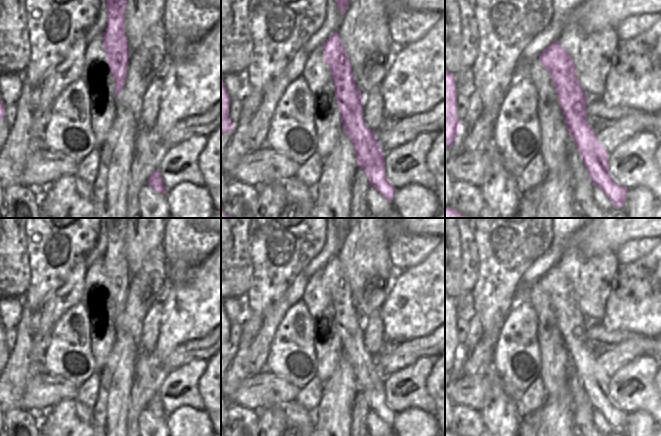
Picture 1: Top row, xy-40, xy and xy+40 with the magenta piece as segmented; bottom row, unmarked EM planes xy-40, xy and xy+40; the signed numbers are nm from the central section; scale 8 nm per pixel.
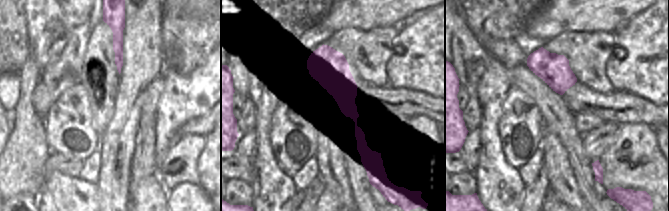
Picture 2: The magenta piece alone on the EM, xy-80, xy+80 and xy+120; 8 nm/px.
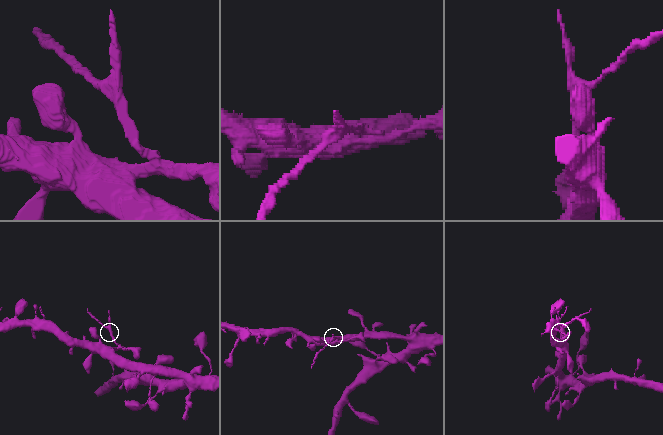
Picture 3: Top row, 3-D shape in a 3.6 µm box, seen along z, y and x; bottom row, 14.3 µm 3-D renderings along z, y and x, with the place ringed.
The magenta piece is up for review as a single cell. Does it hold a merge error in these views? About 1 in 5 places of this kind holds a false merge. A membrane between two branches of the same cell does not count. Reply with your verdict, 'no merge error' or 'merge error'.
merge error

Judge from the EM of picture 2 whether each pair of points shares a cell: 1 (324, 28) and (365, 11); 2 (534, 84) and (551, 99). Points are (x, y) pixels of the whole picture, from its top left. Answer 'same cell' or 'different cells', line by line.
1: same cell
2: same cell

